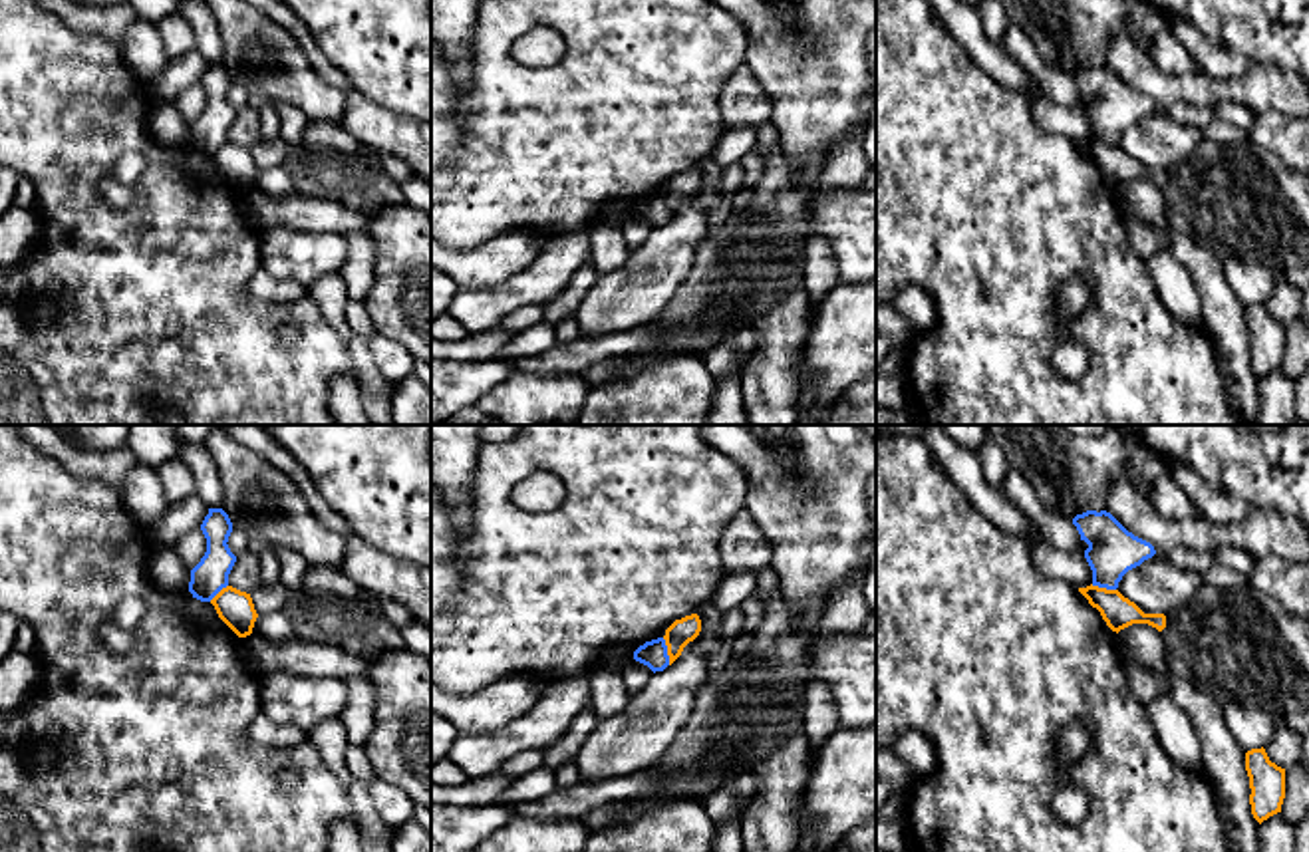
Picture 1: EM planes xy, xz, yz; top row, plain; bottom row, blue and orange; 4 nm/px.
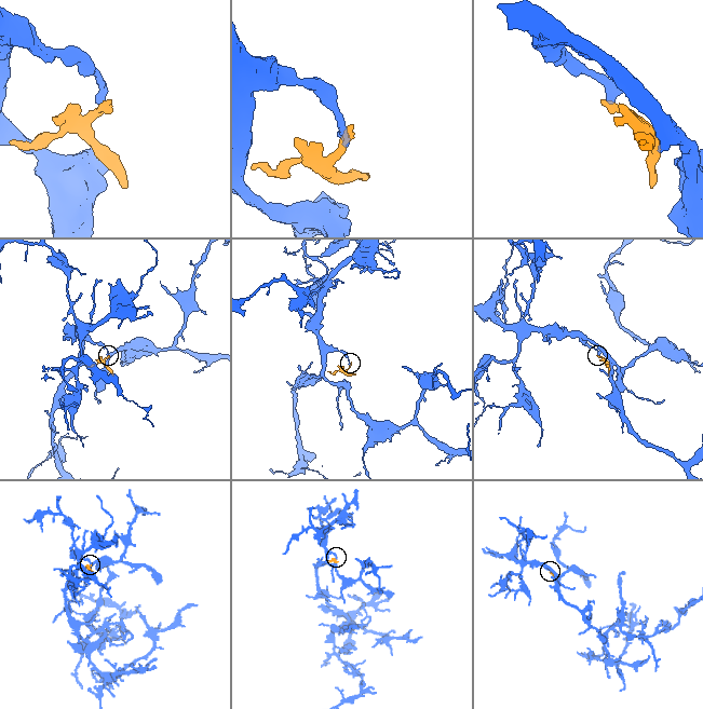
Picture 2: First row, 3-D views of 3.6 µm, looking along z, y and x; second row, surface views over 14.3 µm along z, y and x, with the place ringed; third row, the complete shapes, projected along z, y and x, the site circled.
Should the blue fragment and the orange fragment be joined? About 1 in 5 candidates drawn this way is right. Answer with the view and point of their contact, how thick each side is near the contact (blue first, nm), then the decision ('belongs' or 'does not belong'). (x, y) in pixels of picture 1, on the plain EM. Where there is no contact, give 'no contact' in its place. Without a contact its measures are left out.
xz (666, 207) | 110/100 nm | does not belong

